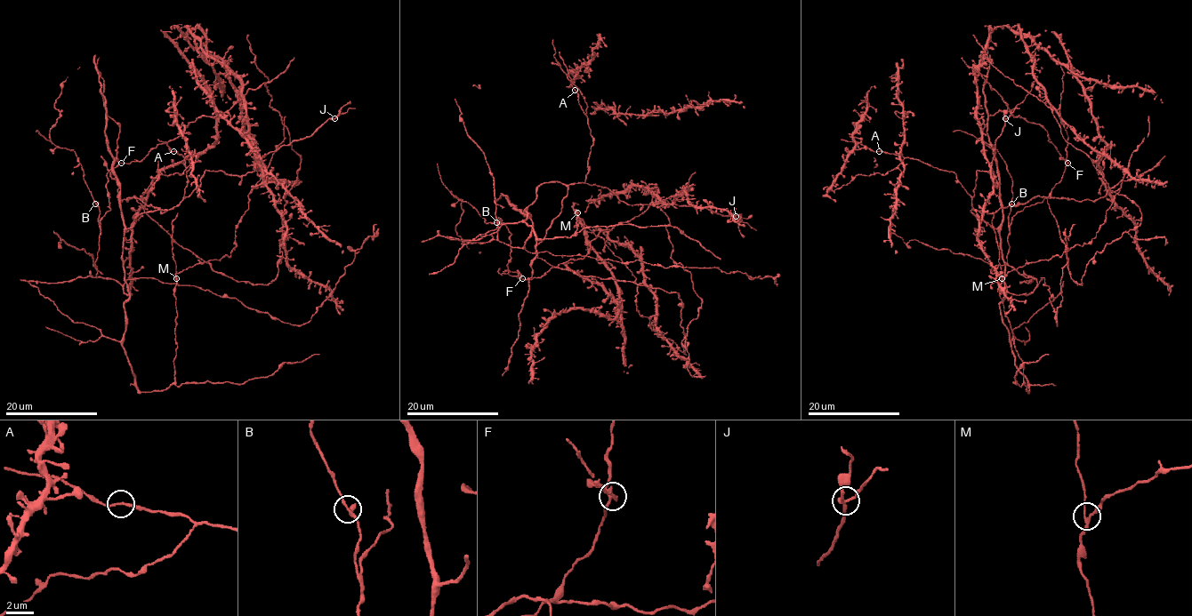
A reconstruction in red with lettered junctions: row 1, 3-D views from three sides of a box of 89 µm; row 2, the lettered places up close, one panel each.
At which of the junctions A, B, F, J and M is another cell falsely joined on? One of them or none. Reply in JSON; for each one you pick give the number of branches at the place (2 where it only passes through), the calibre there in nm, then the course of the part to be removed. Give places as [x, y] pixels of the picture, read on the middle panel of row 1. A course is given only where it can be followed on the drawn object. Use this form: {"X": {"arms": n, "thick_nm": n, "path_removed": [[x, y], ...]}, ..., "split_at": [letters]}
{"split_at": []}

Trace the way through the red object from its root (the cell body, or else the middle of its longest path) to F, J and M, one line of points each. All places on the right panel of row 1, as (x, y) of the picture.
F: (1026, 389), (1000, 302), (1008, 292), (1028, 294), (1036, 279), (1007, 262), (1009, 226), (1049, 195), (1067, 163)
J: (1026, 389), (1000, 308), (1005, 292), (1000, 232), (970, 212), (977, 172), (994, 176), (995, 141), (1005, 118)
M: (1026, 389), (1023, 380), (1023, 360), (1015, 347), (1010, 322), (1000, 297), (1002, 278)

